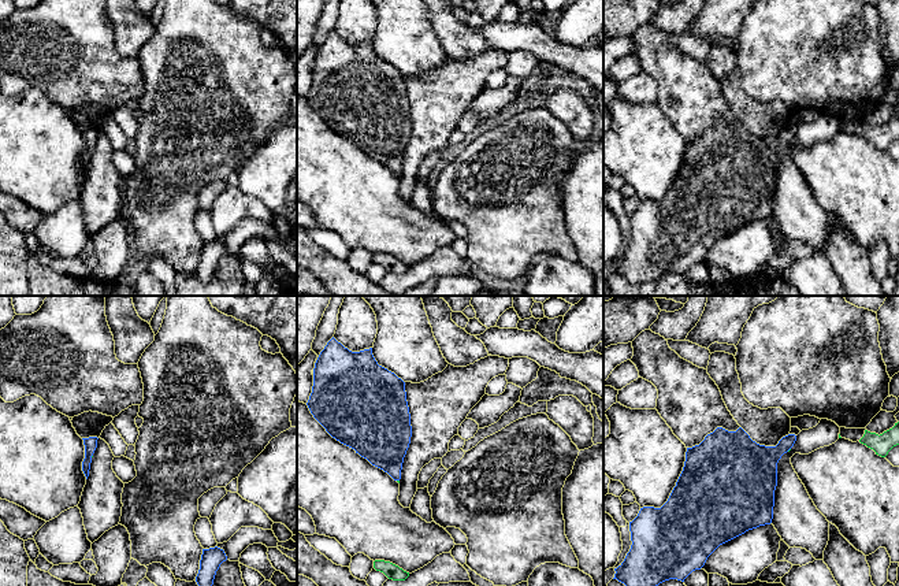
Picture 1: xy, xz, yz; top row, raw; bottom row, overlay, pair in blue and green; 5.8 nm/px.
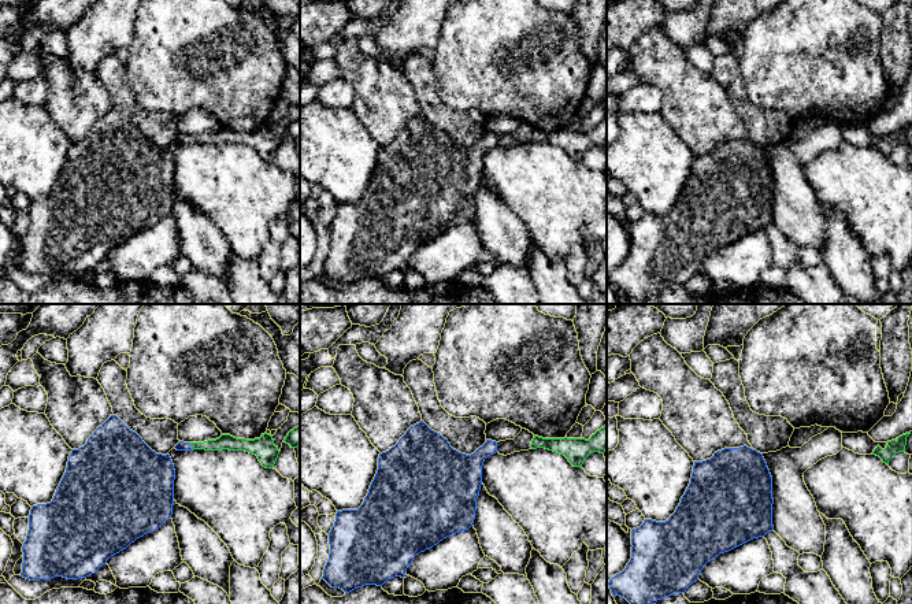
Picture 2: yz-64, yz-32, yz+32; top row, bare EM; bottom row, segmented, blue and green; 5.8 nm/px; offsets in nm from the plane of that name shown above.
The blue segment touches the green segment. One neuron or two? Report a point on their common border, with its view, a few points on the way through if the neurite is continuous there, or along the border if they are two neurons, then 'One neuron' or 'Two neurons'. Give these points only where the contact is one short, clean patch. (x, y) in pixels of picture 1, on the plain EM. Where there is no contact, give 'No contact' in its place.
Touches blue at yz (788, 143). Path across: yz (751, 163), (777, 144), (788, 143), (790, 143). One neuron

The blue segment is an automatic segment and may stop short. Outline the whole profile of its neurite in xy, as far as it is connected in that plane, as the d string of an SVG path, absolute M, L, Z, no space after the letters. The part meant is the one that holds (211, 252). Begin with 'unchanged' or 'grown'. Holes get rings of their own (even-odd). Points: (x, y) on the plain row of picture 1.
unchanged; M215 240L209 242L203 242L200 263L196 270L196 275L203 282L209 282L213 278L216 264L220 257L227 253L223 242Z

